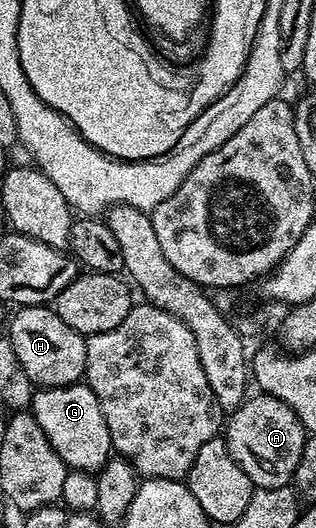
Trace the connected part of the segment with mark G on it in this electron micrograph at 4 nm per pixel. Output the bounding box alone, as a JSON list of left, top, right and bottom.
[30,382,113,473]

